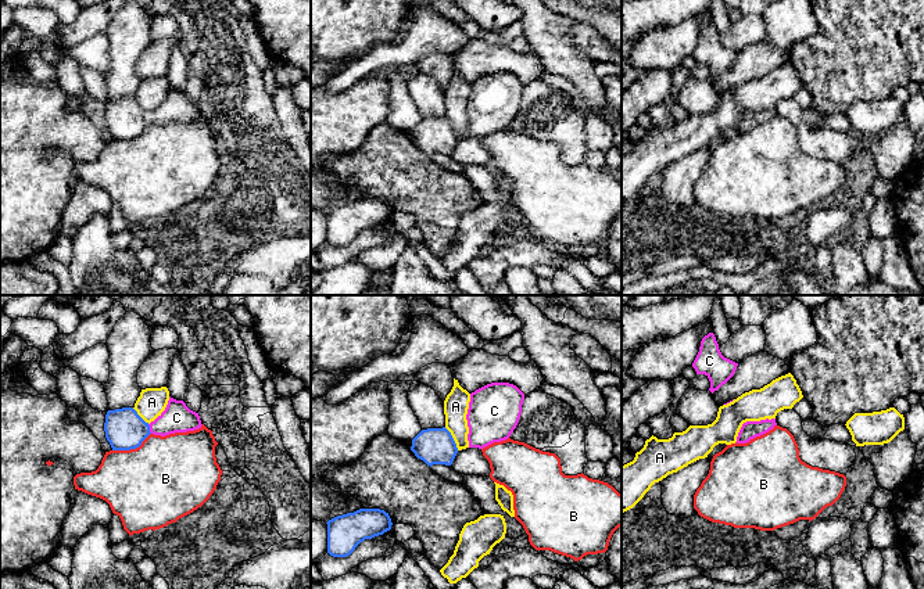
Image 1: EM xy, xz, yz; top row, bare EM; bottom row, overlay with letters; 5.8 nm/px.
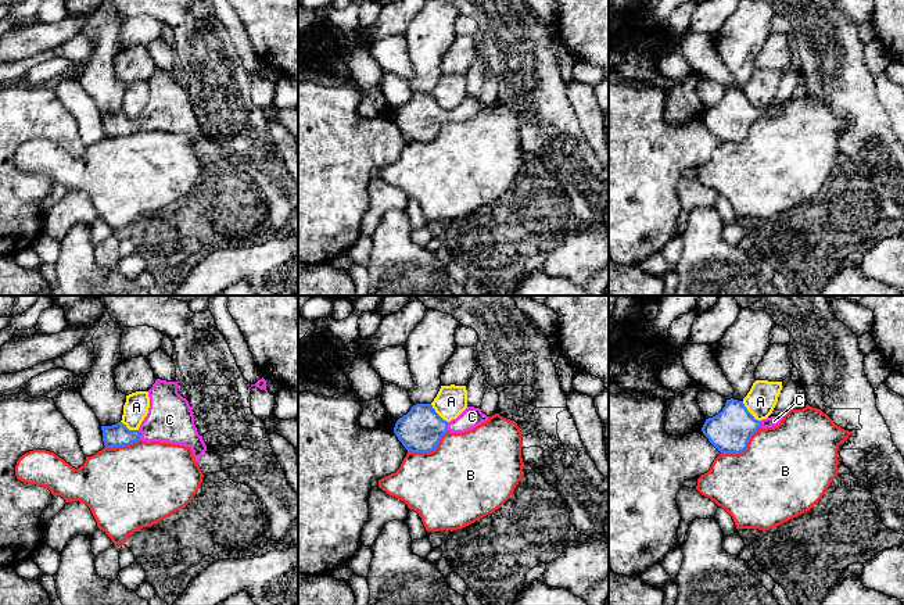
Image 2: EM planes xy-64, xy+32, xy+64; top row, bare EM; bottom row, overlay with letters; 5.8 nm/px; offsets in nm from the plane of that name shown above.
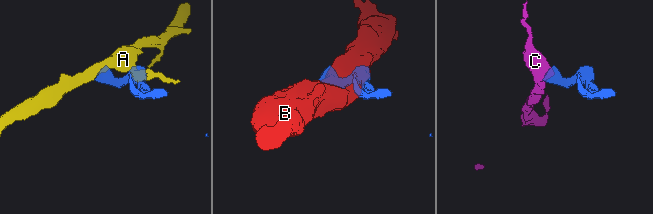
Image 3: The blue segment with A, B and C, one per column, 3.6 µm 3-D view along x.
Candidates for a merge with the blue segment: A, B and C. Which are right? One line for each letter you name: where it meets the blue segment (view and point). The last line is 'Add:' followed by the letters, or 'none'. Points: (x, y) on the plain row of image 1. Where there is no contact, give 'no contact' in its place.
C: xy (149, 118)
Add: C

